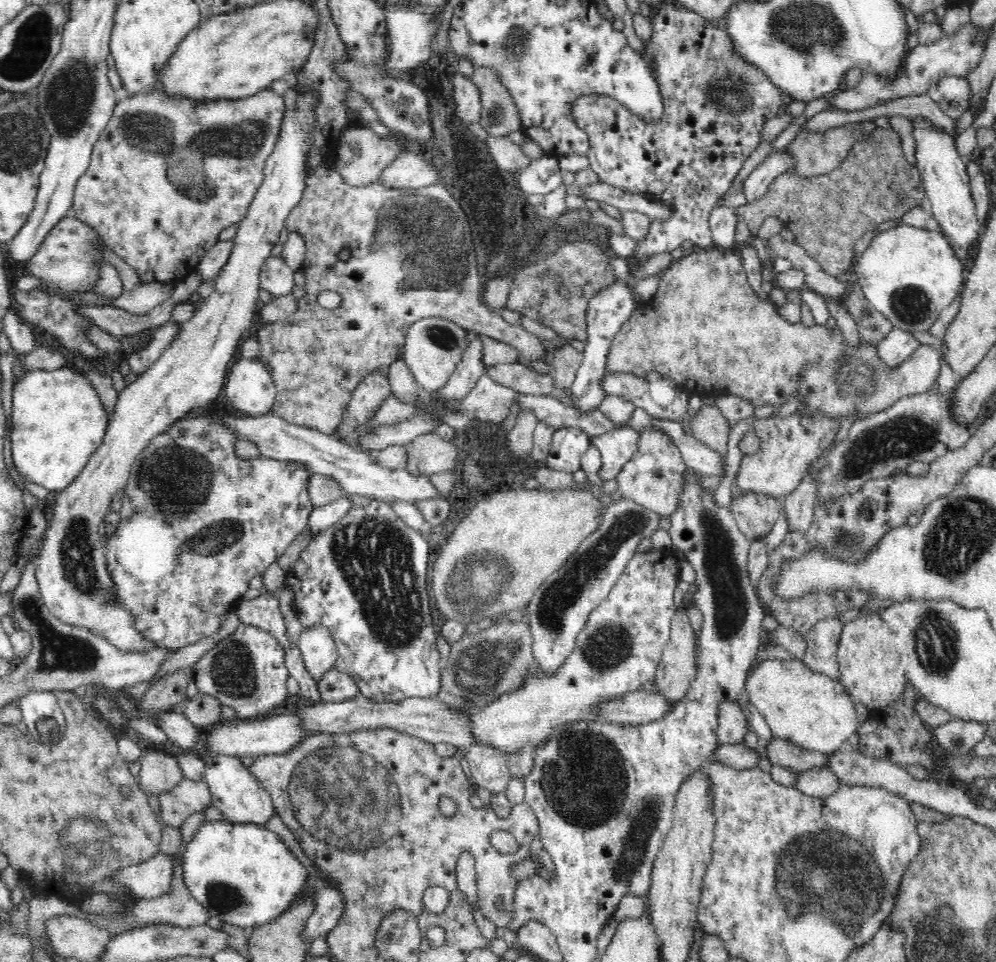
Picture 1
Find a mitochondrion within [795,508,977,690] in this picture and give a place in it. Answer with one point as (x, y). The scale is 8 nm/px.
(935, 644)

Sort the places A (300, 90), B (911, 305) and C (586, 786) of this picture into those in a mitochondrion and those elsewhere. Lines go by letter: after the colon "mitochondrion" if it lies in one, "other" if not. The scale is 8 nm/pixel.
A: other
B: mitochondrion
C: mitochondrion

